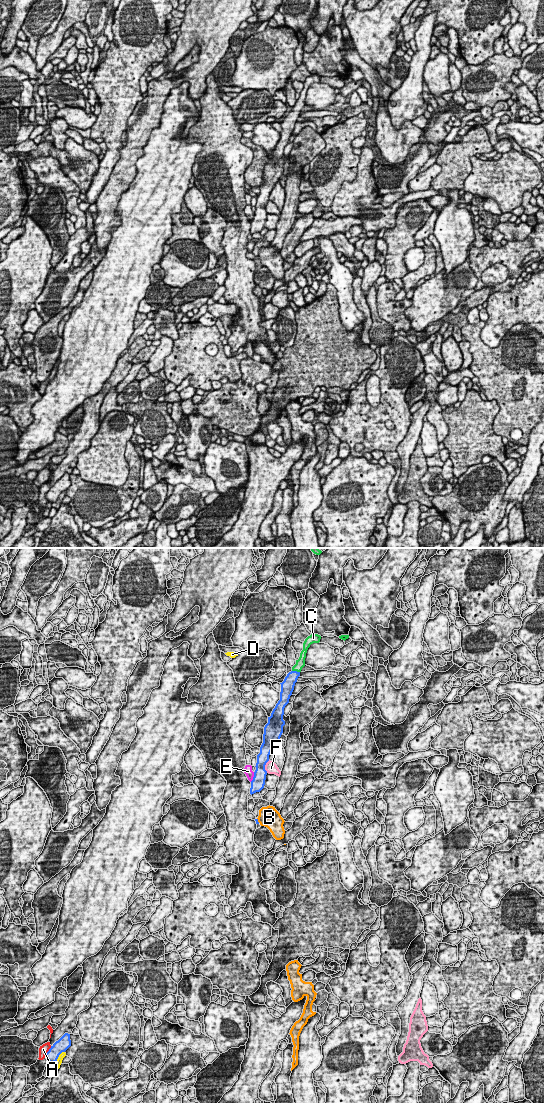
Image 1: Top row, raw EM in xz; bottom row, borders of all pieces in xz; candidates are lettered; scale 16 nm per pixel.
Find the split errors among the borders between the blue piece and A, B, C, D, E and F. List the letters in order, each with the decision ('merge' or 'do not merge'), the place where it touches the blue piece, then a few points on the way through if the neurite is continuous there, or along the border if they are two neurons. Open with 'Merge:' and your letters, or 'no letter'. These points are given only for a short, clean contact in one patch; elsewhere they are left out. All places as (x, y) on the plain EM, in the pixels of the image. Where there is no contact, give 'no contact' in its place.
Merge: C
A: do not merge | xz (47, 492)
B: do not merge | xz (257, 260) | along xz (257, 258), (259, 262)
C: merge | xz (296, 111) | across xz (288, 124), (296, 111), (300, 103)
D: do not merge | xz (58, 496)
E: do not merge | xz (253, 217)
F: do not merge | xz (264, 206) | along xz (269, 200), (265, 205), (266, 212)

